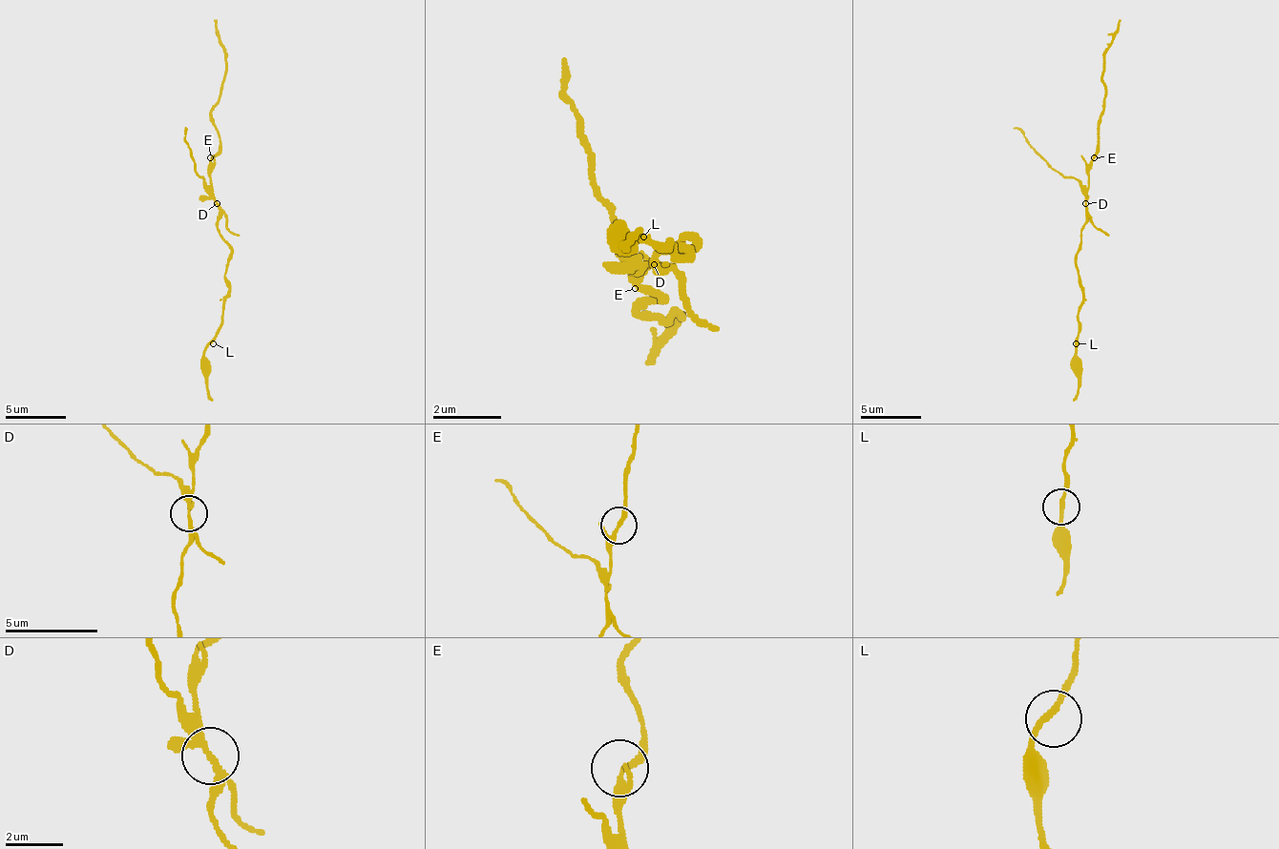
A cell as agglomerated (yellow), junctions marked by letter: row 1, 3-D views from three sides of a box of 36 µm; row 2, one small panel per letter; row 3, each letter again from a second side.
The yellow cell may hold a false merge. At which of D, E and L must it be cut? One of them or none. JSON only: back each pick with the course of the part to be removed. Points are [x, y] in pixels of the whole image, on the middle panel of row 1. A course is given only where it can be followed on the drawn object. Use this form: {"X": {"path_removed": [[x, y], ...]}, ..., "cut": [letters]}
{"D": {"path_removed": [[652, 262], [618, 245], [592, 176], [566, 56]]}, "cut": ["D"]}

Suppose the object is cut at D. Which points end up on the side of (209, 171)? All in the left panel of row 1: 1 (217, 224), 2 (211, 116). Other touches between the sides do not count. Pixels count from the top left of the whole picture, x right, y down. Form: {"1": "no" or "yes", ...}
{"1": "yes", "2": "yes"}

